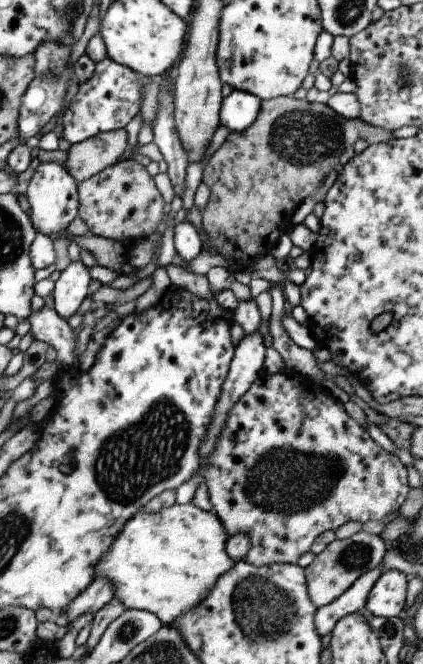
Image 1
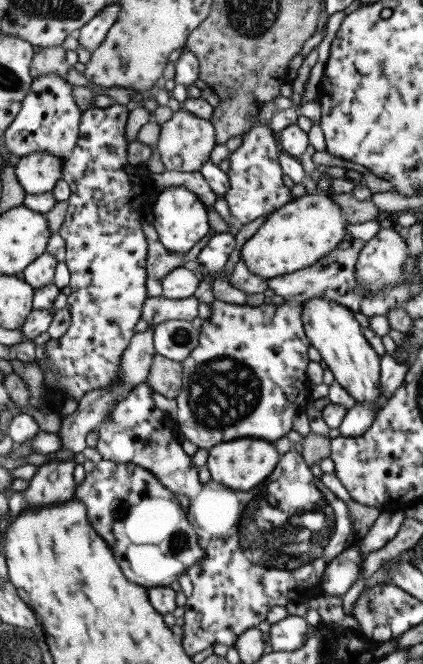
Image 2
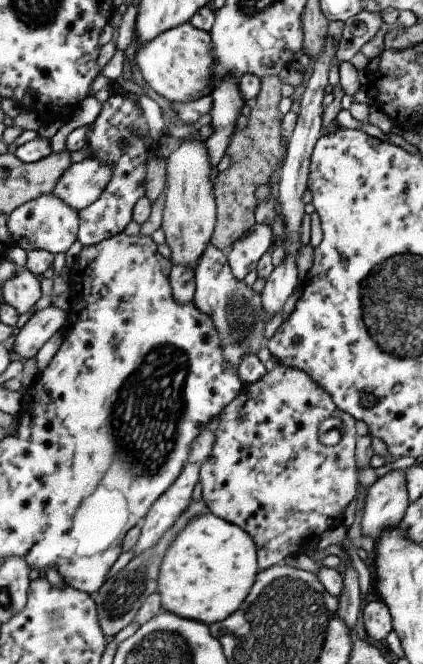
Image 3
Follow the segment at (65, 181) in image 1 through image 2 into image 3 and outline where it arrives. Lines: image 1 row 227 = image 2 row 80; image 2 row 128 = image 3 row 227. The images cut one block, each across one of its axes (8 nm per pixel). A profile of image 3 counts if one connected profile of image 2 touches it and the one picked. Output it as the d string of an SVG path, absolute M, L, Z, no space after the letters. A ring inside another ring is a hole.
M53 194L42 195L19 206L9 214L7 229L14 244L26 251L44 249L52 254L58 254L58 252L66 252L76 242L79 233L79 216Z

